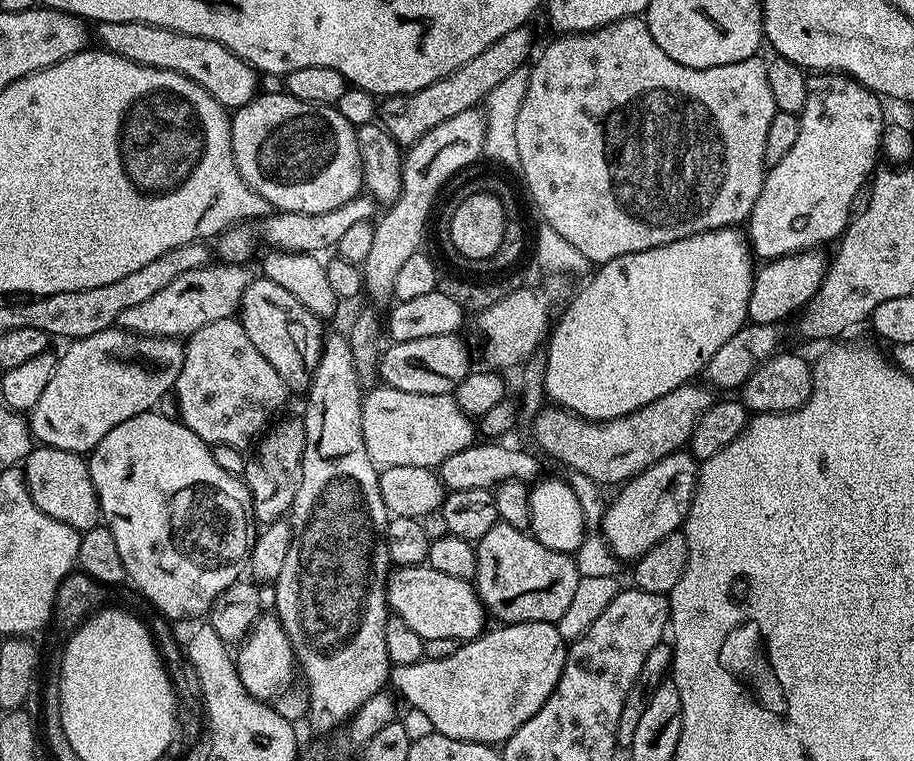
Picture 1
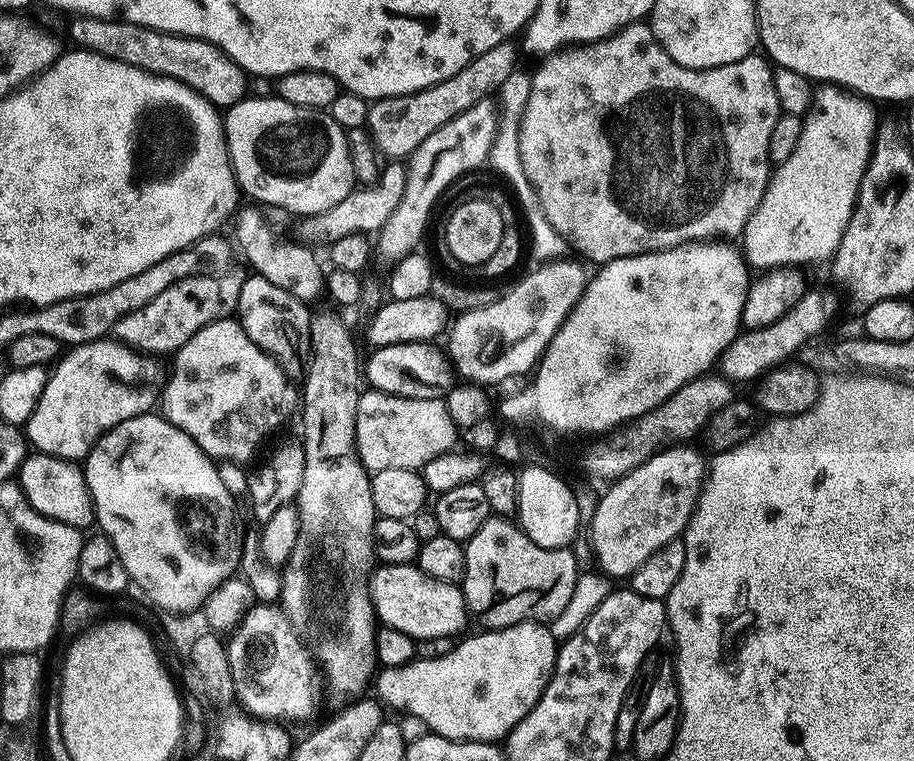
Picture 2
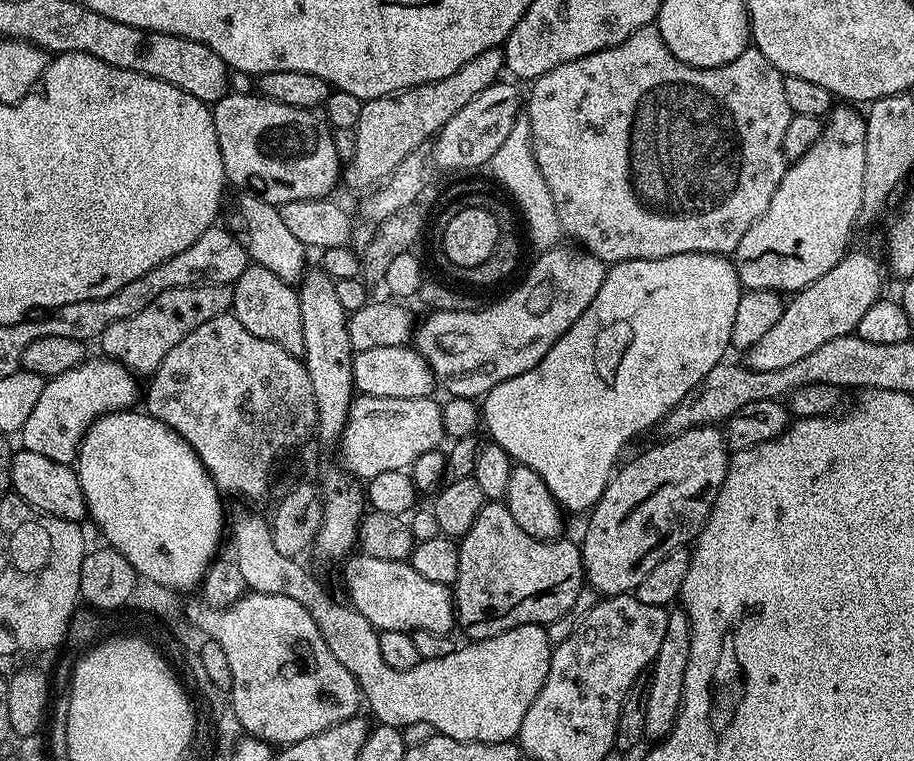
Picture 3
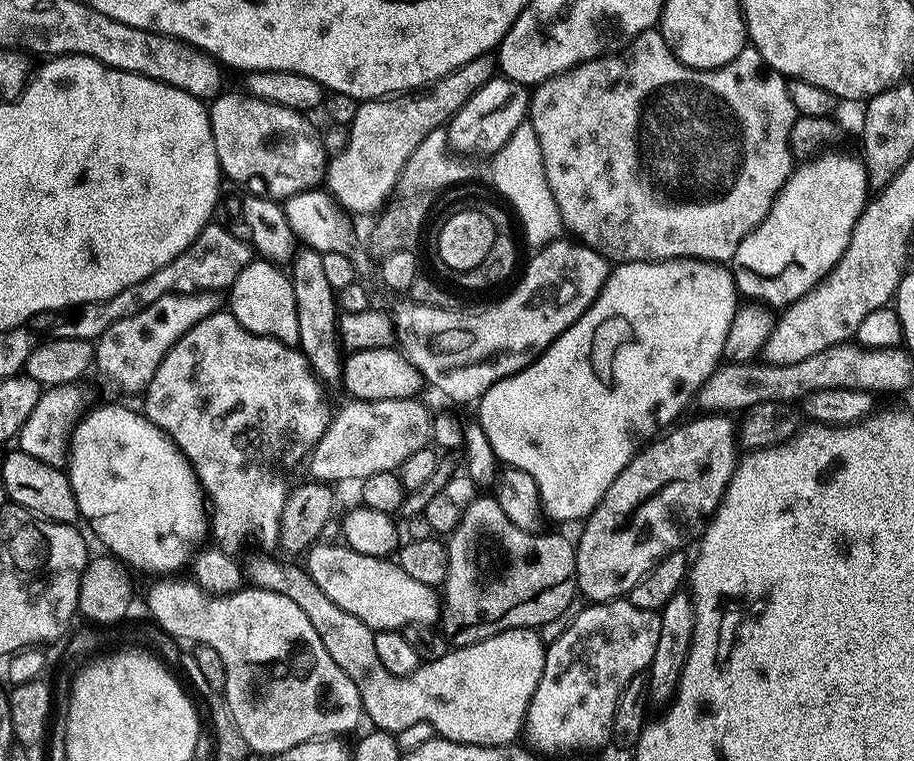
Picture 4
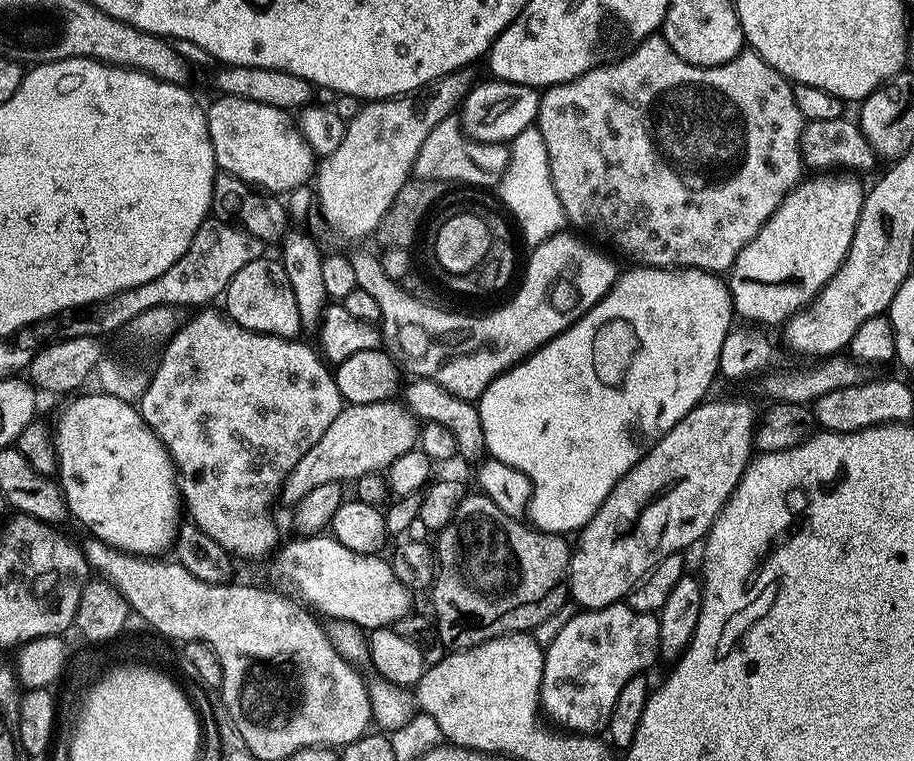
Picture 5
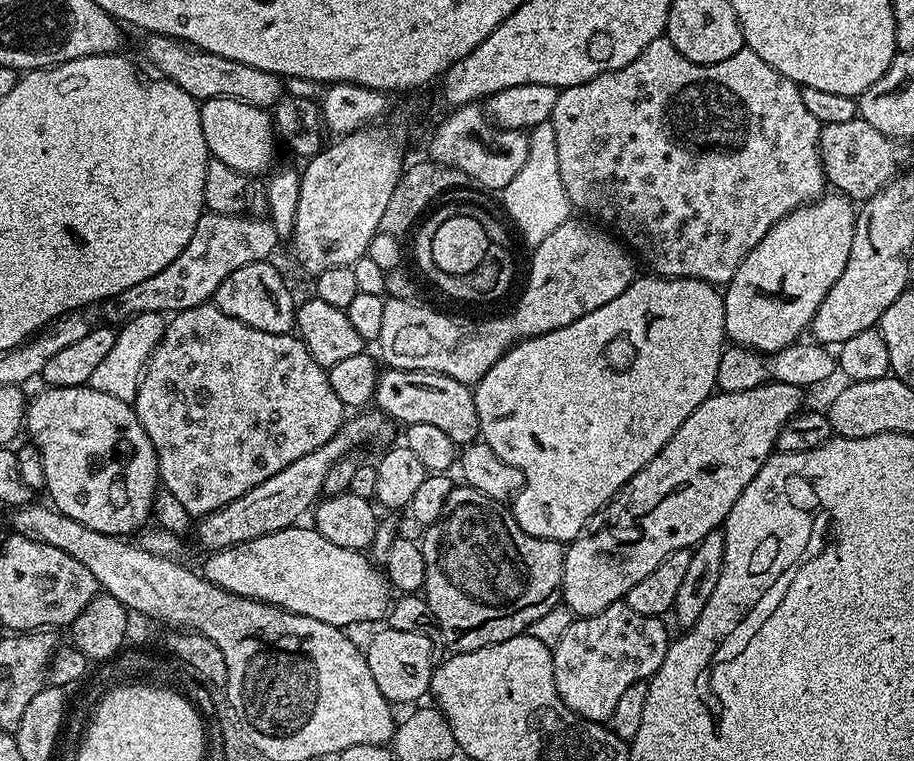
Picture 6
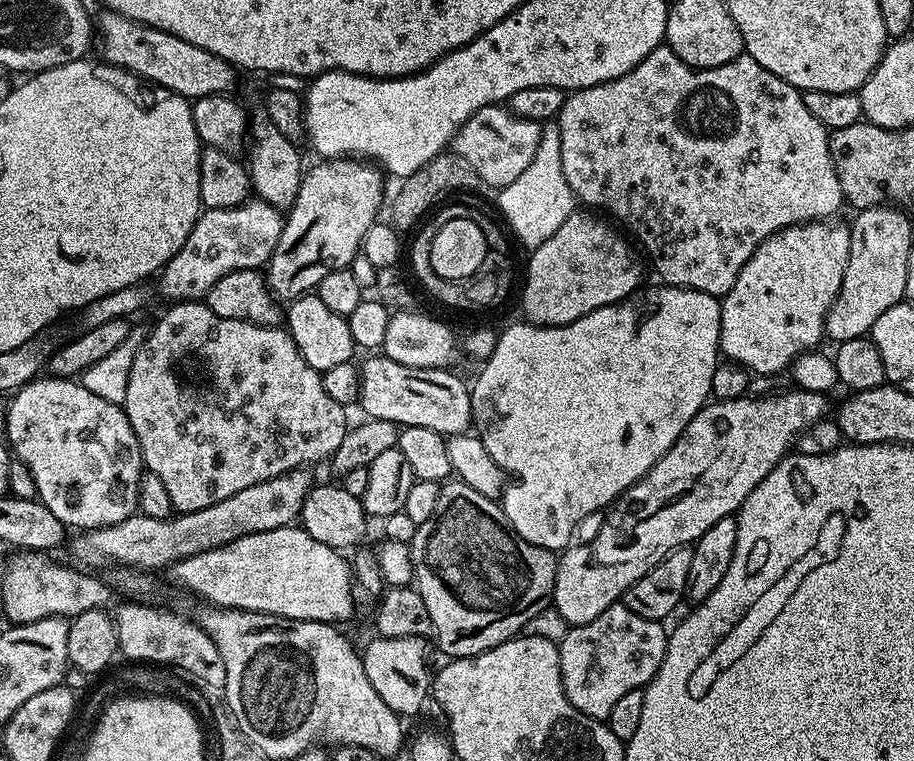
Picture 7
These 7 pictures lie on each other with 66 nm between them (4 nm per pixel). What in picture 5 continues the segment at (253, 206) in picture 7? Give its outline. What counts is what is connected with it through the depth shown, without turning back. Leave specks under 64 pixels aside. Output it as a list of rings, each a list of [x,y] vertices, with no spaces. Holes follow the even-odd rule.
[[[209,218],[196,231],[182,258],[178,258],[178,262],[174,262],[166,274],[158,274],[158,278],[150,278],[150,282],[142,282],[142,286],[130,286],[130,290],[122,290],[99,310],[85,311],[85,316],[77,322],[75,331],[81,336],[100,338],[107,328],[119,330],[126,322],[138,318],[138,314],[146,314],[146,310],[158,307],[196,310],[211,305],[208,303],[215,296],[216,299],[223,297],[230,278],[234,278],[234,274],[238,274],[246,262],[254,262],[259,256],[265,255],[264,248],[265,241],[253,236],[244,227],[224,218]]]

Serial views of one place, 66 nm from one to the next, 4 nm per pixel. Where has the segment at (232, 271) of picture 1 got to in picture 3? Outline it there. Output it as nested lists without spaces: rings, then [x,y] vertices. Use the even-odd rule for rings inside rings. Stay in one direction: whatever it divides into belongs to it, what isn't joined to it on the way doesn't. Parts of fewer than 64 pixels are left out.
[[[201,282],[191,284],[189,288],[166,290],[158,294],[158,298],[154,298],[146,310],[138,310],[138,314],[130,314],[130,318],[122,318],[106,326],[98,338],[98,345],[107,359],[116,361],[121,368],[128,369],[129,373],[137,377],[148,378],[186,334],[210,322],[210,318],[225,315],[231,307],[232,288],[222,284]]]

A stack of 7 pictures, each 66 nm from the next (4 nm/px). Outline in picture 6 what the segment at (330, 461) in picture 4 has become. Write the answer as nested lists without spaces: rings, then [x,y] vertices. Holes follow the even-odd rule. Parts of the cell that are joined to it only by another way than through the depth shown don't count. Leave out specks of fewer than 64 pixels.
[[[360,410],[349,415],[344,424],[318,450],[306,454],[306,458],[298,458],[298,462],[290,462],[286,470],[278,470],[274,478],[266,478],[258,486],[254,486],[242,498],[234,498],[226,506],[213,512],[207,512],[199,517],[196,528],[196,540],[205,548],[205,553],[220,552],[235,544],[253,540],[266,534],[274,534],[283,528],[293,527],[299,516],[309,515],[310,509],[317,503],[318,497],[324,491],[326,474],[340,459],[355,453],[355,448],[363,444],[384,444],[392,436],[393,421],[379,410]],[[317,495],[317,496],[316,496]],[[309,507],[309,508],[308,508]]]

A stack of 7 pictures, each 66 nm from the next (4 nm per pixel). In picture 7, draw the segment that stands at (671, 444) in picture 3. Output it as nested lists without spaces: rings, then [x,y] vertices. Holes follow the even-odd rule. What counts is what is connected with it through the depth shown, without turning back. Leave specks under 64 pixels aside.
[[[799,386],[793,389],[793,392],[780,392],[777,396],[745,394],[737,400],[716,400],[705,404],[686,430],[682,430],[678,442],[674,442],[674,446],[654,462],[652,469],[607,509],[608,517],[601,522],[600,529],[585,544],[577,543],[563,549],[556,561],[551,607],[556,608],[569,626],[594,622],[602,610],[617,603],[627,588],[634,586],[638,578],[658,566],[658,562],[675,548],[695,544],[699,536],[714,526],[714,522],[740,511],[750,490],[754,490],[754,486],[758,486],[758,482],[762,482],[762,478],[766,478],[766,474],[770,474],[770,470],[793,451],[802,433],[829,415],[829,397],[825,393],[808,392]]]

